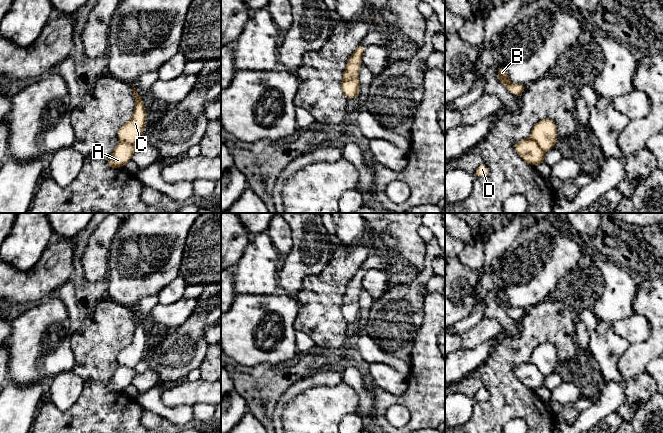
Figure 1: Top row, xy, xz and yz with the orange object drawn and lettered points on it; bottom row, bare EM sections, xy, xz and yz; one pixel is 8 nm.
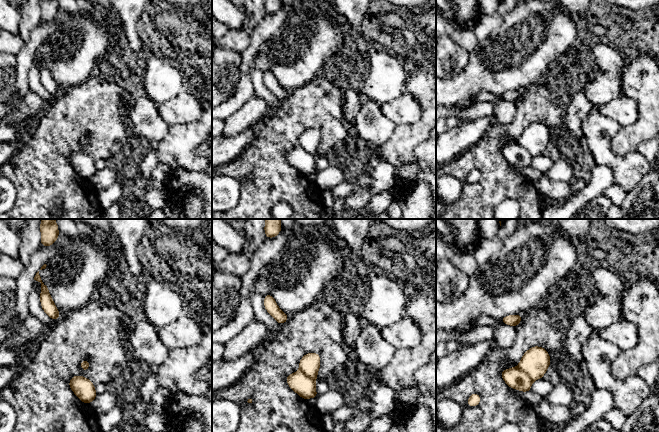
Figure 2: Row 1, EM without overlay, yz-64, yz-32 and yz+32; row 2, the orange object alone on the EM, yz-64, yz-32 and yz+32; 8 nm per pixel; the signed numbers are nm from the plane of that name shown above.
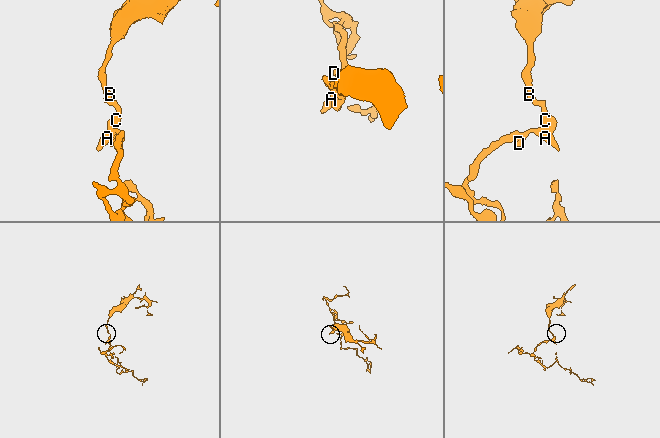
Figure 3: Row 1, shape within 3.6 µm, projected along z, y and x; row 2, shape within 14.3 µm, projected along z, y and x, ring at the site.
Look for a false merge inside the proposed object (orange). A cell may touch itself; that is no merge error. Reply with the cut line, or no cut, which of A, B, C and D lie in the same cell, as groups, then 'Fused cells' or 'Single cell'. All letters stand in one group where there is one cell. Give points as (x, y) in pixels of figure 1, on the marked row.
Split along yz (530, 138), (545, 152). Groups: A D / B C. Fused cells

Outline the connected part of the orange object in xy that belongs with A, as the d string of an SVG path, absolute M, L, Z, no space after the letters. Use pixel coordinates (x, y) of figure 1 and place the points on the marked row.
M119 142L108 159L108 166L110 168L123 168L132 159L136 149L134 144Z

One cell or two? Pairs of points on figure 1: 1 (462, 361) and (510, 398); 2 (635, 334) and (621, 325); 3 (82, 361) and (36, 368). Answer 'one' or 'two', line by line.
1: two
2: one
3: two

